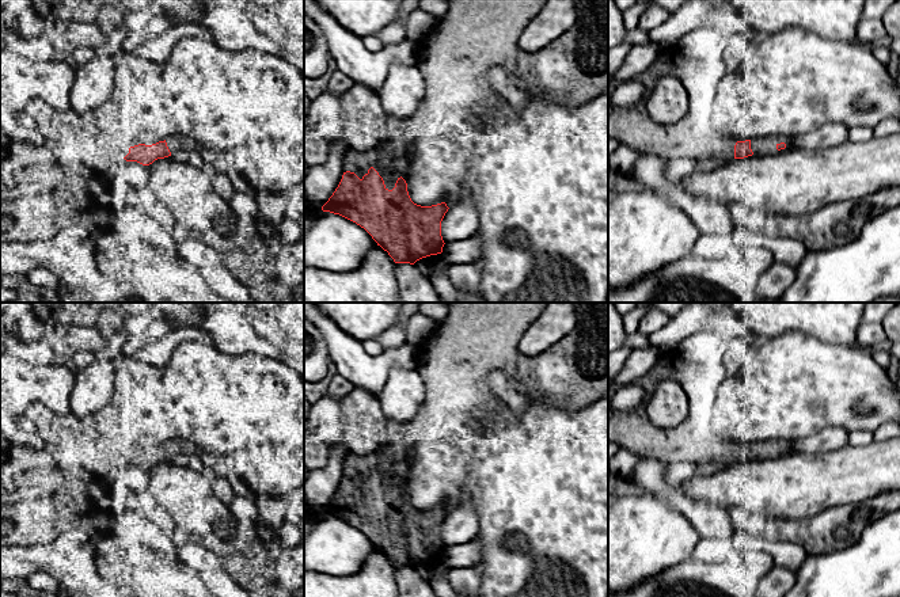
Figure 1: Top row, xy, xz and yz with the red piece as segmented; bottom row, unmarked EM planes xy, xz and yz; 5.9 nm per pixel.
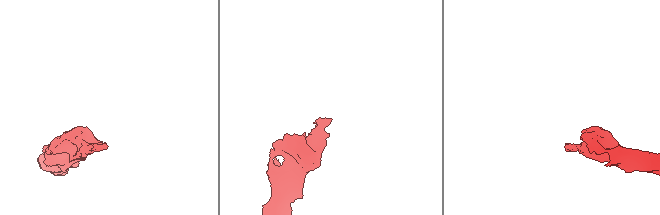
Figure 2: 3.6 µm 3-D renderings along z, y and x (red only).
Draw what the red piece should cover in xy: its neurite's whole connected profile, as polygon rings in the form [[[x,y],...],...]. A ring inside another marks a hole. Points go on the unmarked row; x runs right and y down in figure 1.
[[[170,441],[152,449],[138,448],[129,452],[129,457],[124,461],[126,465],[137,465],[149,469],[157,463],[171,460],[178,453],[197,453],[197,449],[186,441]]]

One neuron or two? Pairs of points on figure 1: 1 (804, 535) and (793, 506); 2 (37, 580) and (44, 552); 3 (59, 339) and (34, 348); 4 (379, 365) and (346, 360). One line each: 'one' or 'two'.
1: two
2: two
3: two
4: one

